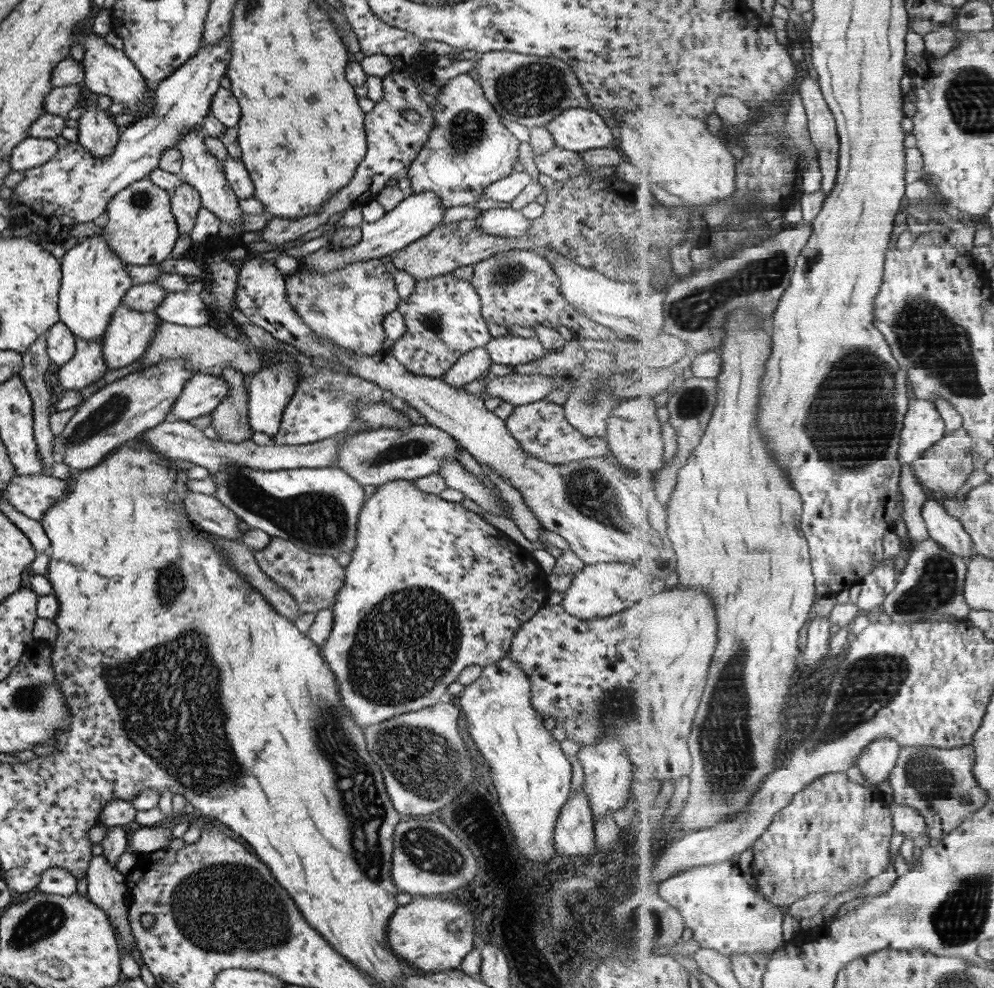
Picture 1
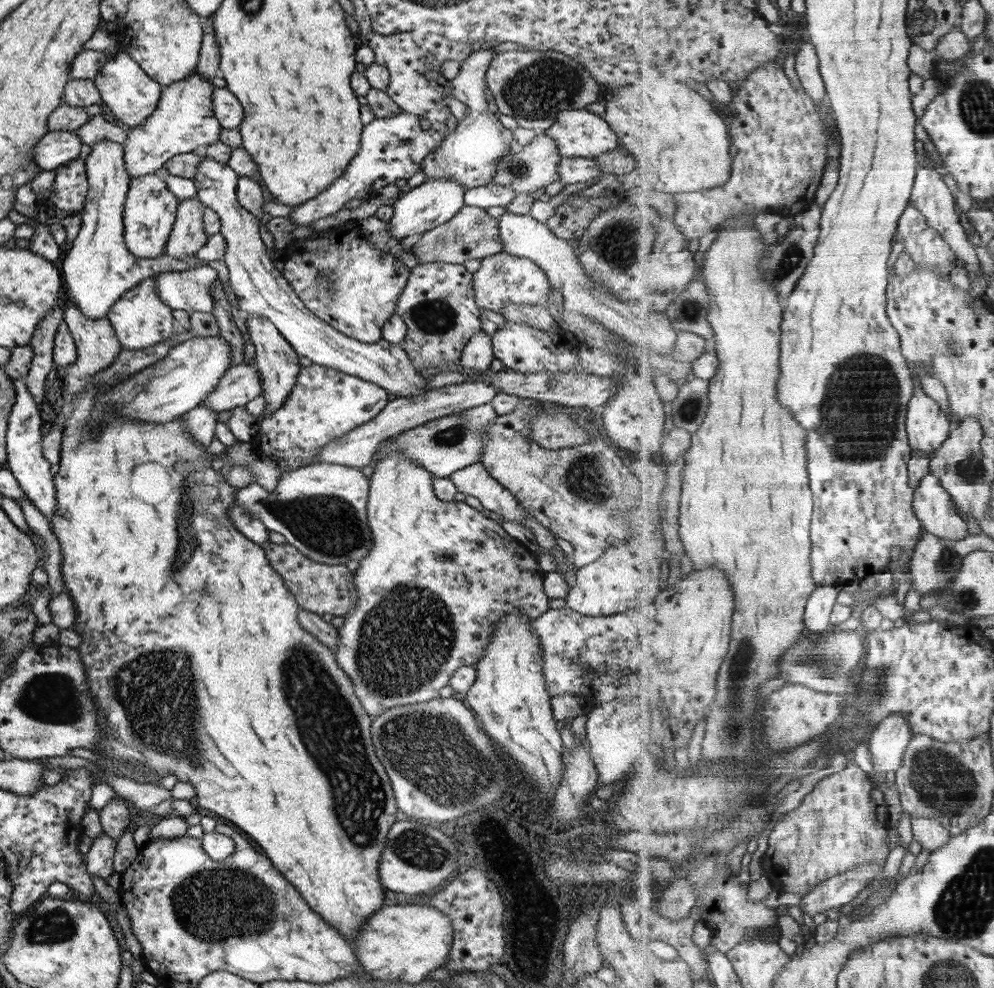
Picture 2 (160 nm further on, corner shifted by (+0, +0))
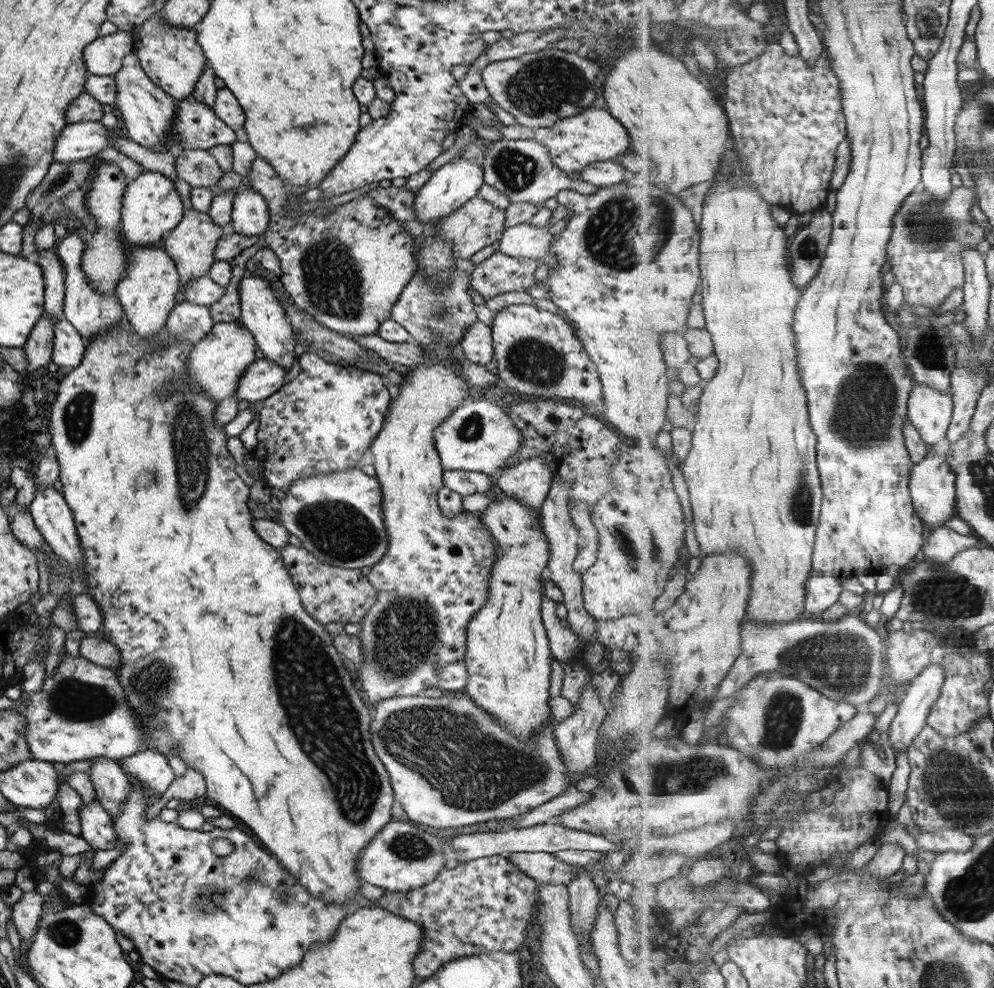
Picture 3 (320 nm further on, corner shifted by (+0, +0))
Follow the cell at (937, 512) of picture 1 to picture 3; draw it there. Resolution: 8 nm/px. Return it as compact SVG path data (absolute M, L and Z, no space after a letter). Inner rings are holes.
M929 451L928 455L921 462L914 463L913 471L910 474L912 500L919 517L931 529L941 527L943 526L941 524L945 524L947 520L956 517L957 479L958 476L954 473L954 469L951 468L946 455L941 456L937 452Z

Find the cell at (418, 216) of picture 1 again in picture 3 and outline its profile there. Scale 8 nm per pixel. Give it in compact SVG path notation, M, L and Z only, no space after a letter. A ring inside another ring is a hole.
M453 160L443 164L431 173L429 179L419 188L413 197L413 210L416 219L427 224L430 220L446 217L459 208L466 200L476 195L483 184L483 171L469 160Z

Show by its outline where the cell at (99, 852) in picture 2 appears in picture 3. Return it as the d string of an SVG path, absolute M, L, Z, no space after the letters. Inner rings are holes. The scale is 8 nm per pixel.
M96 798L92 803L78 808L81 838L92 850L112 850L117 842L112 818Z

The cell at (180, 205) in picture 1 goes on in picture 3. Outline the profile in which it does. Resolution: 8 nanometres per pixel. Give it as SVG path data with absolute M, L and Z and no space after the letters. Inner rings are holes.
M193 208L184 209L181 220L161 240L161 248L171 257L177 269L178 282L186 284L194 276L203 276L214 261L217 239L225 234L224 227L217 226L209 215Z

